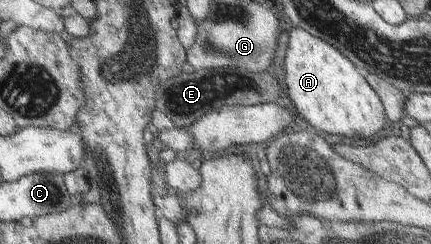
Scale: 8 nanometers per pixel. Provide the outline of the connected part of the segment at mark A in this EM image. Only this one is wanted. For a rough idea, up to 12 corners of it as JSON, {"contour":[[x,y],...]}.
{"contour":[[289,33],[287,106],[317,133],[368,139],[382,101],[356,65]]}

